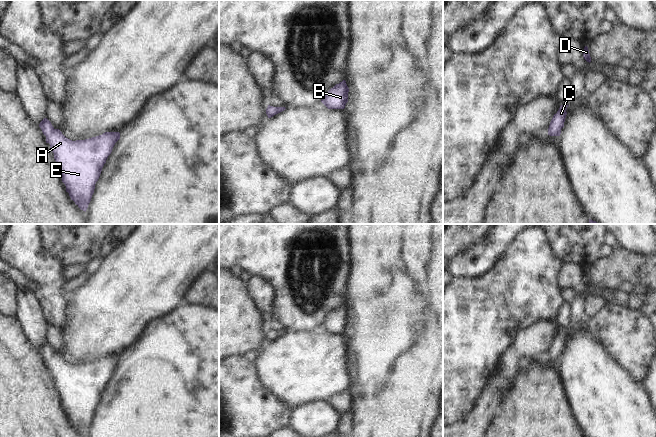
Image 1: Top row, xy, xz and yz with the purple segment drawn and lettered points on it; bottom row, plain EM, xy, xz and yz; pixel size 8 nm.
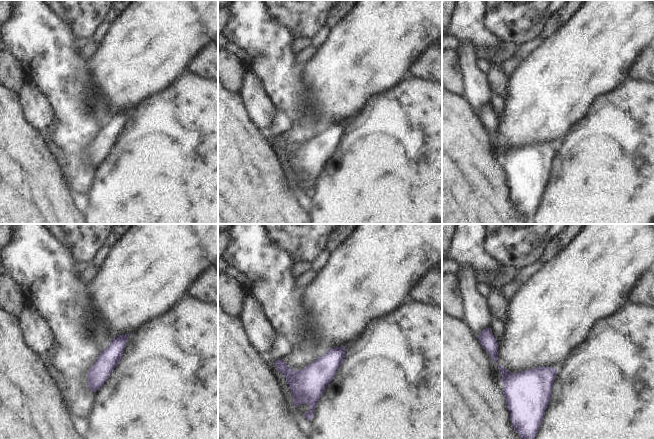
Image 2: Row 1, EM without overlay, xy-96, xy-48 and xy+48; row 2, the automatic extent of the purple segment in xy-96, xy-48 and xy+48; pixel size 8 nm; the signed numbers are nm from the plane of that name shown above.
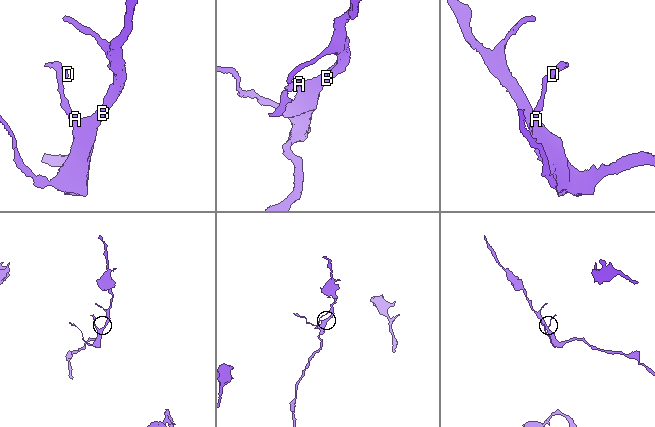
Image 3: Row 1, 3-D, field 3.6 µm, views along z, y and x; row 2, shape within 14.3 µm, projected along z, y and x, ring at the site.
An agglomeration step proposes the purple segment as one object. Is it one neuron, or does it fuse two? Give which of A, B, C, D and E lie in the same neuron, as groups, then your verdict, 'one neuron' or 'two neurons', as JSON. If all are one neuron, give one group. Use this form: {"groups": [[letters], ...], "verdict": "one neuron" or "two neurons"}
{"groups": [["A", "B", "C", "D", "E"]], "verdict": "one neuron"}

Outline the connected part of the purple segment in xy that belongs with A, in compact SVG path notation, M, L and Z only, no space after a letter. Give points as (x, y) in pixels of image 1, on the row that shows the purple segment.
M47 118L40 122L39 127L46 136L46 143L50 144L50 150L54 153L66 192L69 193L71 200L86 212L94 193L95 184L115 143L120 139L120 133L105 132L89 139L72 141L66 138L59 129L55 129Z

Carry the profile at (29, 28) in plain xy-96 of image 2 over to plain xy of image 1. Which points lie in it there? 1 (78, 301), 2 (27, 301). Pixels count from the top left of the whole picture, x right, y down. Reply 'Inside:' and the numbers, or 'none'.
Inside: none

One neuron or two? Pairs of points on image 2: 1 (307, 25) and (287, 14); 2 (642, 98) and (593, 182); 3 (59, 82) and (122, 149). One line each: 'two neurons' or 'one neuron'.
1: one neuron
2: one neuron
3: two neurons

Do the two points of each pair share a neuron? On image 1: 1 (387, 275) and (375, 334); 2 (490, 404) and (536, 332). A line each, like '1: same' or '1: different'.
1: same
2: same

